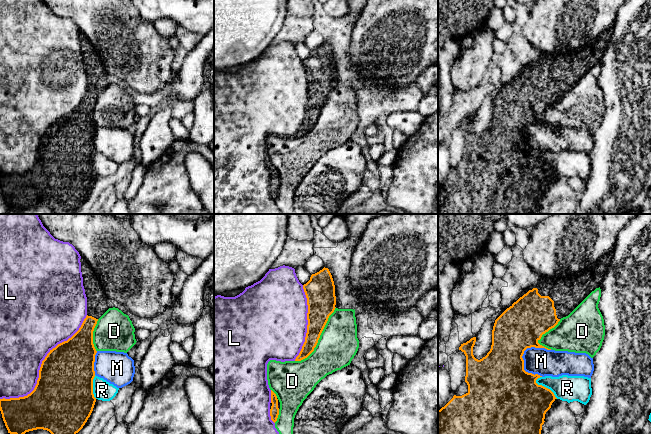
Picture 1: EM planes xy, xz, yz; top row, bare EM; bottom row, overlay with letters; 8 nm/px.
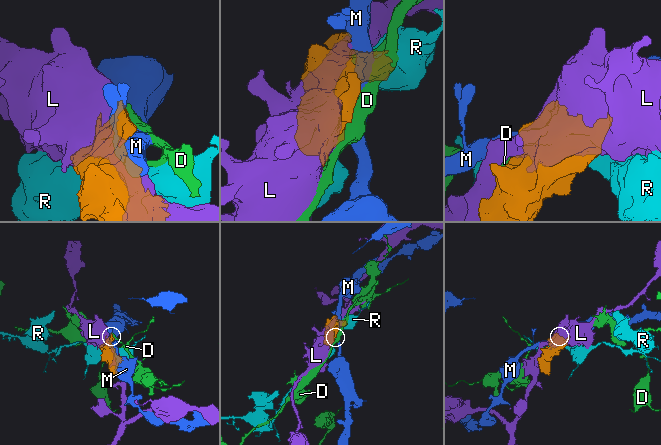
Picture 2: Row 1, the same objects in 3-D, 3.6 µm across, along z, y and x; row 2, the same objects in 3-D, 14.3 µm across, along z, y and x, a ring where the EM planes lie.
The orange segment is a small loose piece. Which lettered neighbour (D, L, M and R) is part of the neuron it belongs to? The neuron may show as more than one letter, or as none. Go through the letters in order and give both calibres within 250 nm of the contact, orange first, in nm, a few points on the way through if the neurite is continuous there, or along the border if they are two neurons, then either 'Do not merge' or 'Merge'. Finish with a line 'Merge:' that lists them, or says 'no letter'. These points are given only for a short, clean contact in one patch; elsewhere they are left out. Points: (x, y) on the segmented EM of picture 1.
D: Thickness 200 nm (orange) against 320 nm. Do not merge
L: Thickness 440 nm (orange) against 420 nm. Do not merge
M: Thickness 360 nm (orange) against 220 nm. Do not merge
R: Thickness 440 nm (orange) against 200 nm. Do not merge
Merge: no letter

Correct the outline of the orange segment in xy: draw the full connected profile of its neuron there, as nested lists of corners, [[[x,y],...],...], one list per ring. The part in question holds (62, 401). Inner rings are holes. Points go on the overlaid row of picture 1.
[[[81,257],[83,286],[87,297],[87,316],[79,330],[67,341],[50,350],[42,361],[34,390],[24,397],[0,399],[0,411],[10,434],[43,429],[51,434],[76,434],[90,417],[96,398],[93,394],[94,362],[97,353],[93,331],[98,319],[109,309],[107,296],[97,275]]]

